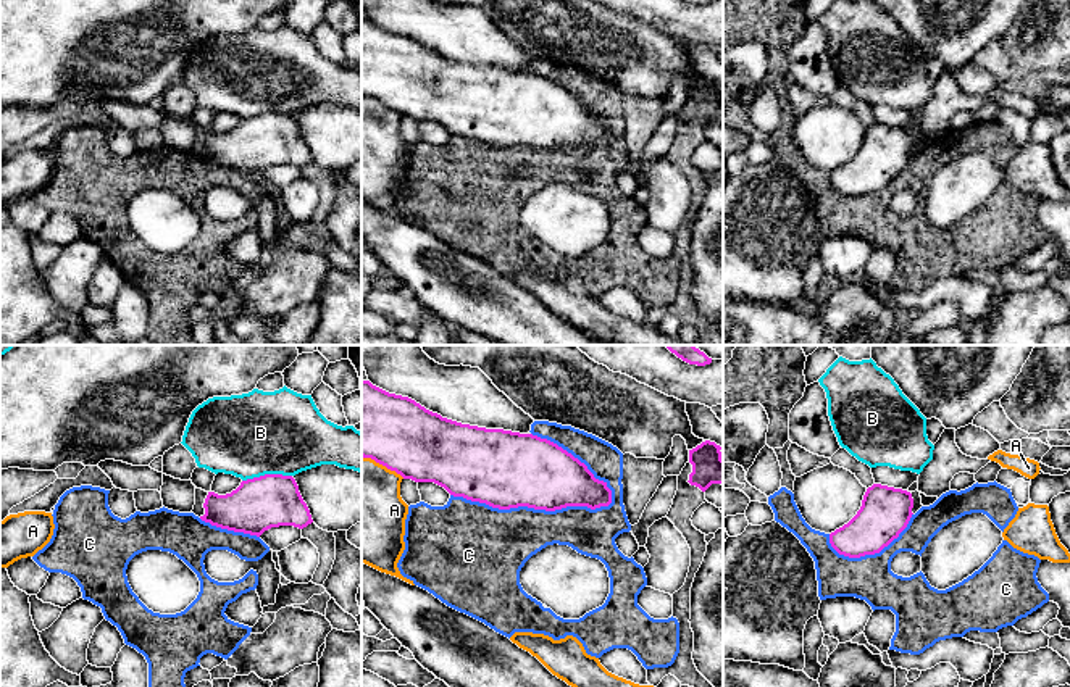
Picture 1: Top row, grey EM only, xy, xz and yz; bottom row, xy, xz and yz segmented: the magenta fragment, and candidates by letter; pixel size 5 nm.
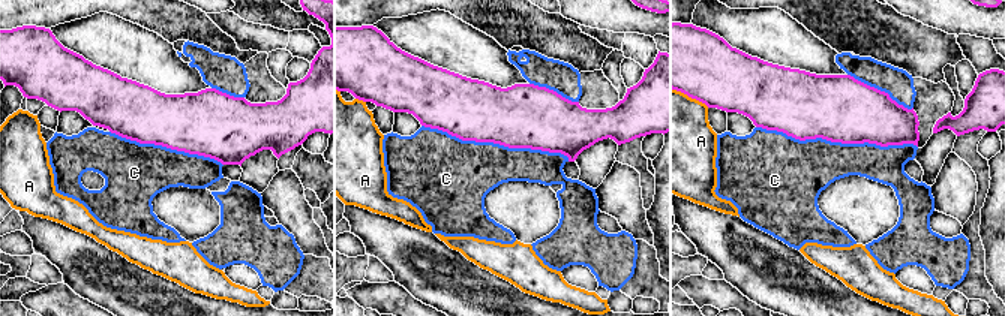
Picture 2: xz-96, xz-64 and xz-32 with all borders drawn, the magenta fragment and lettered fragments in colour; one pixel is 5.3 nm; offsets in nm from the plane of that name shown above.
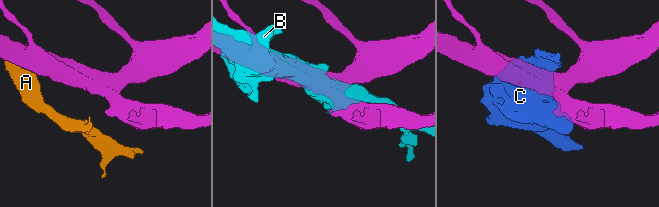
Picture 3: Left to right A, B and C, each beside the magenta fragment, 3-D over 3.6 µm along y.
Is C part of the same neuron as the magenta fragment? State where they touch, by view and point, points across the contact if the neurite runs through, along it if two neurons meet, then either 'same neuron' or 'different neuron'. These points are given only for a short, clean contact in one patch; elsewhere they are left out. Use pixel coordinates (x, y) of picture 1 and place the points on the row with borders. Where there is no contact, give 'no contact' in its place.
meets magenta in xz at (531, 507); different neuron

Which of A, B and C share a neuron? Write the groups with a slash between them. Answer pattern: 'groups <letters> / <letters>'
groups A / B / C

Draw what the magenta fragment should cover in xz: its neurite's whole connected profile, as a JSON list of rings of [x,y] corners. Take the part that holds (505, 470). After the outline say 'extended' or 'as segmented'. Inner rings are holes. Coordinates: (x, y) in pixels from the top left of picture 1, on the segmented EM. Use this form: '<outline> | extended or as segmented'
[[[362,381],[362,456],[403,479],[434,482],[453,497],[510,510],[528,506],[555,511],[566,506],[608,506],[612,490],[584,463],[557,443],[533,434],[462,424],[433,413],[415,400]]] | as segmented

